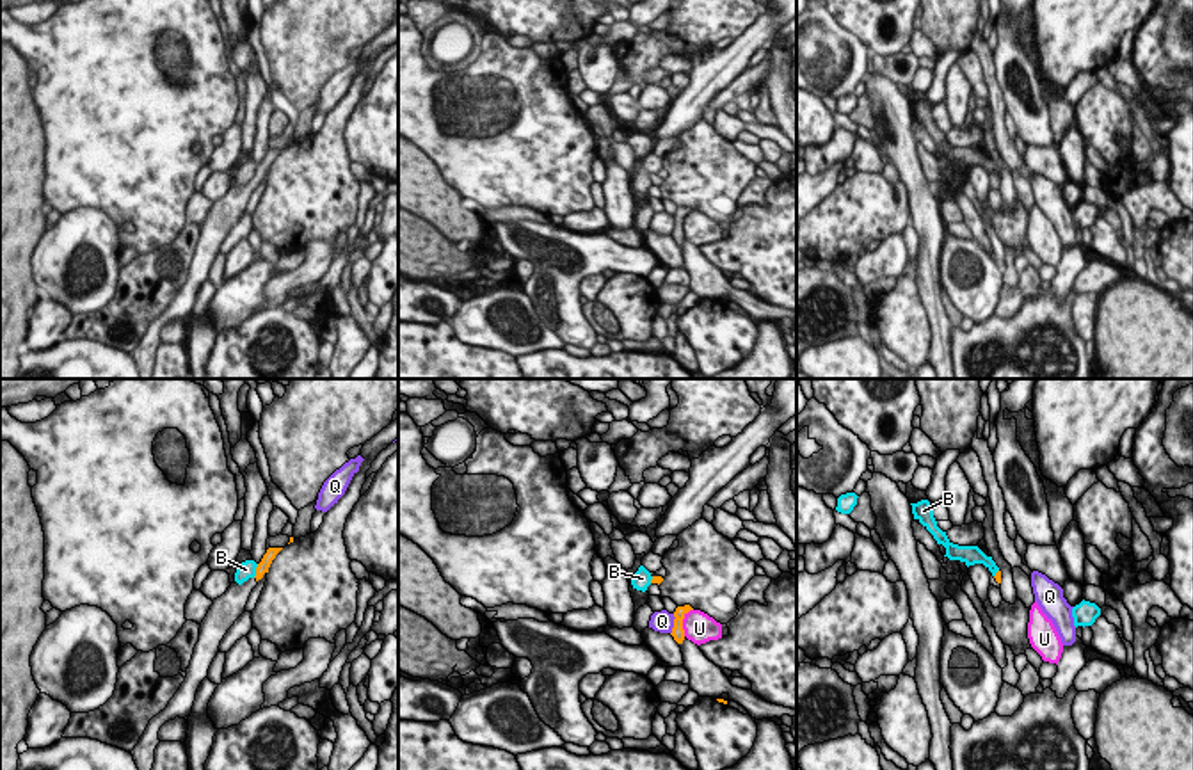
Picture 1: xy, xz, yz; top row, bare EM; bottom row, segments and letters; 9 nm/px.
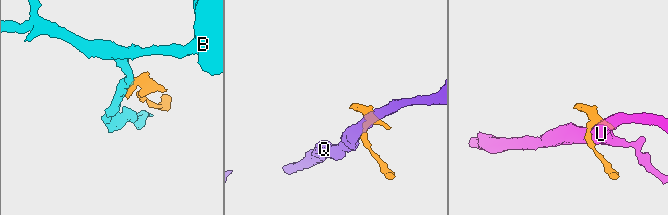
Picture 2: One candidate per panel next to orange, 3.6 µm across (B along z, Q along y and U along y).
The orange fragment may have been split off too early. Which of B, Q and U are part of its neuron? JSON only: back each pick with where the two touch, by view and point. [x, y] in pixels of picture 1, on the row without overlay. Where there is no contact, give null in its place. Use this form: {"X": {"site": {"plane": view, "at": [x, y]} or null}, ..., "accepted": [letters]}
{"accepted": []}

